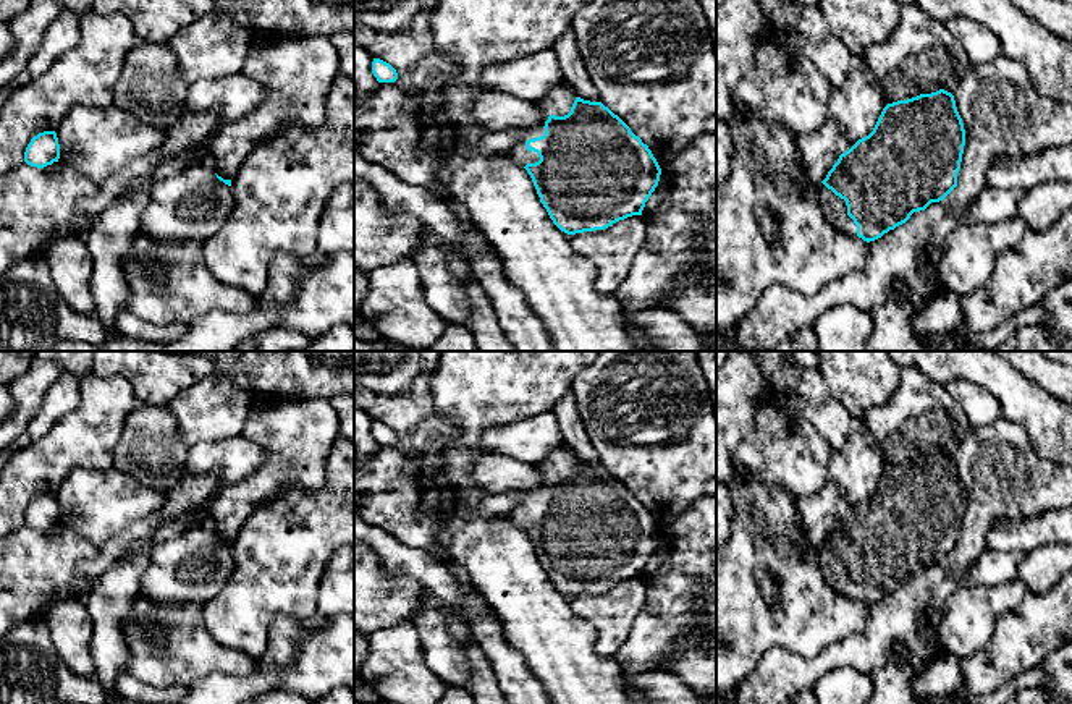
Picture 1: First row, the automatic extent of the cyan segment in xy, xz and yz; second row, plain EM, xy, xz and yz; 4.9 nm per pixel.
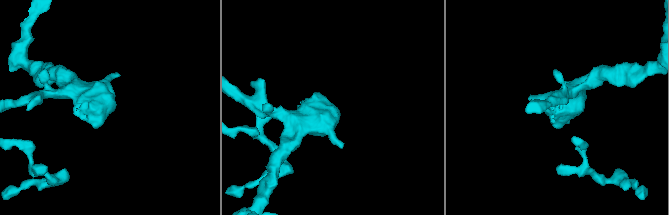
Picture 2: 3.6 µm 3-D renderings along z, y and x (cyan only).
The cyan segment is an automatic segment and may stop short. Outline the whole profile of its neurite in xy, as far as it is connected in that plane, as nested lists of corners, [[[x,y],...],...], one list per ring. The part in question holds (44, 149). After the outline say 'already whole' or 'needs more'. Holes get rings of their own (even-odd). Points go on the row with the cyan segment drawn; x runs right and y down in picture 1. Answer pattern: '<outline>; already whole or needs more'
[[[44,131],[34,136],[24,152],[24,162],[37,168],[52,165],[58,159],[60,144],[55,131]]]; already whole

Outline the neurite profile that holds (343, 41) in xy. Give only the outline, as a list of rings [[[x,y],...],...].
[[[354,31],[333,34],[330,40],[340,53],[340,73],[354,79]]]

